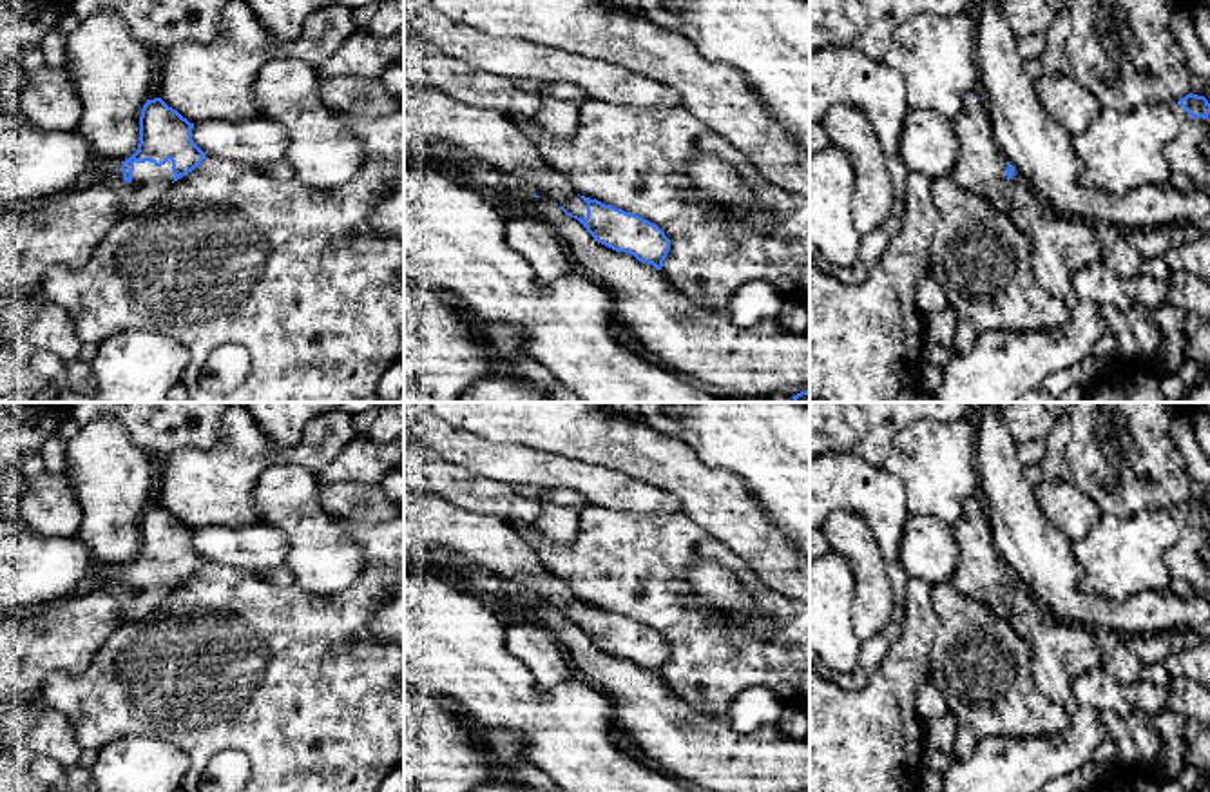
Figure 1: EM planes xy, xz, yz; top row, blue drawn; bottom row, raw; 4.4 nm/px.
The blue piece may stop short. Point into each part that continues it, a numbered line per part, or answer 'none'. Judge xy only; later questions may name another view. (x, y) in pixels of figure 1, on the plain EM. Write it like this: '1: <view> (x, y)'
1: xy (149, 588)

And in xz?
1: xz (488, 542)

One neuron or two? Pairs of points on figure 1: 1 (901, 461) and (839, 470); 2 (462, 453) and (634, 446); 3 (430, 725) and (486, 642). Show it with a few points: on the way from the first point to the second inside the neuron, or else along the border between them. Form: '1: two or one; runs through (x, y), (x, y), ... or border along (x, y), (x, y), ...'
1: two; border along (881, 468), (901, 481), (906, 504)
2: two; border along (495, 443), (546, 450), (578, 461)
3: two; border along (422, 691), (444, 696), (473, 725)

